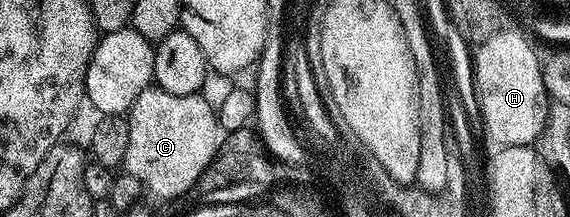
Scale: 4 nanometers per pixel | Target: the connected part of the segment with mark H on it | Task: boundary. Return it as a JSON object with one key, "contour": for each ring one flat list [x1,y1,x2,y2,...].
{"contour":[[492,32,490,38,481,42,477,46,479,49,475,48,472,53,474,87,481,109,480,121,486,124,486,133,495,141,495,146,533,146,548,128,546,116,550,113,552,102,546,95,540,57,534,54,533,47,520,34,508,32]]}

